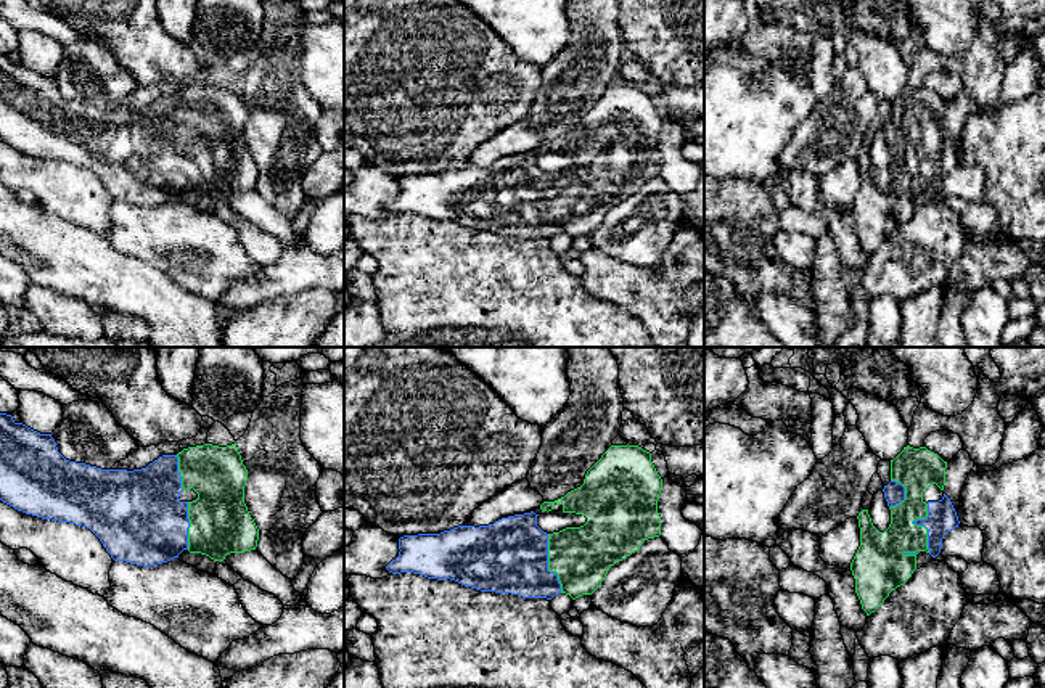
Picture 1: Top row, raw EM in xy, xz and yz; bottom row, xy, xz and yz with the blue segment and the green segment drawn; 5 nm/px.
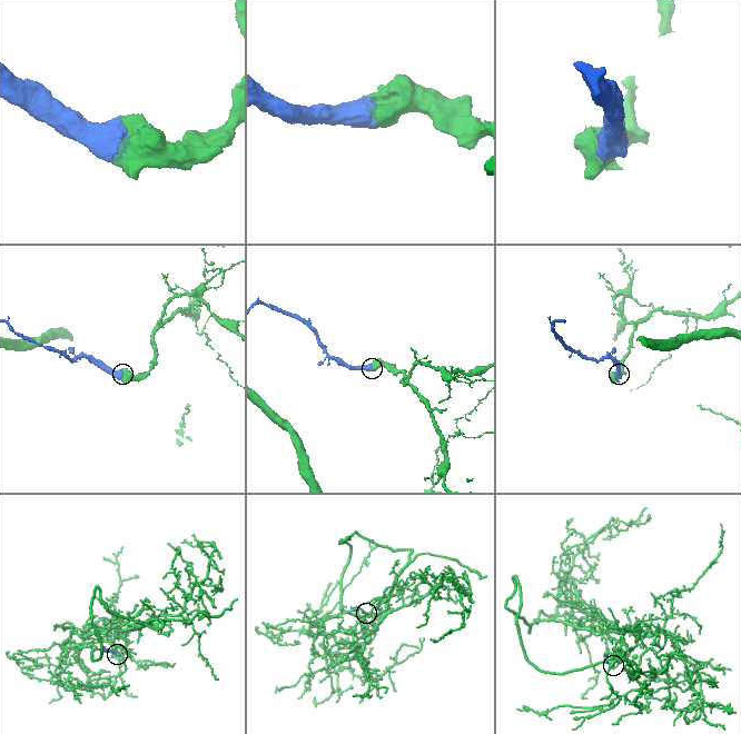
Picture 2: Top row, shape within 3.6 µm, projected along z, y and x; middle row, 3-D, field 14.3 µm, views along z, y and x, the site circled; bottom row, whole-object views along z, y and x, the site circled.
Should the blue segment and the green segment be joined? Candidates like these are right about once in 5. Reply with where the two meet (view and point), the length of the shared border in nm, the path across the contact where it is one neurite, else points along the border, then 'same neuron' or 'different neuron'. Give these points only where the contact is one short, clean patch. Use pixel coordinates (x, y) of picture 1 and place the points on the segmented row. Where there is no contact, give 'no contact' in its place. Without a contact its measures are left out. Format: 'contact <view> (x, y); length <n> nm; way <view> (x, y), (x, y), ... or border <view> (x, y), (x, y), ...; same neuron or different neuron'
contact yz (920, 524); length 240 nm; same neuron

